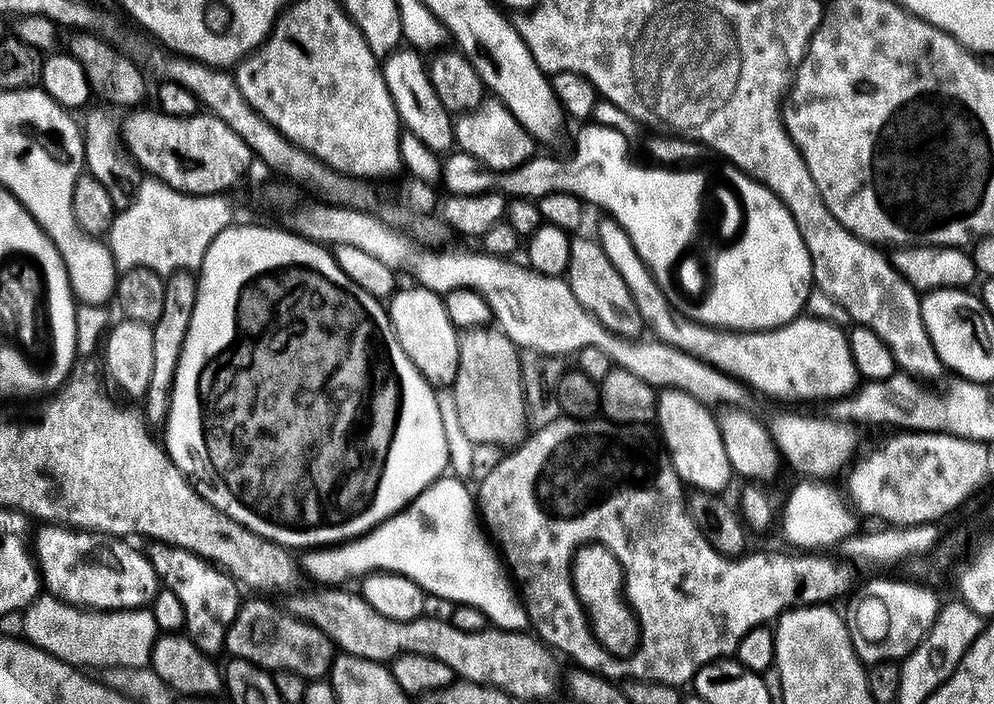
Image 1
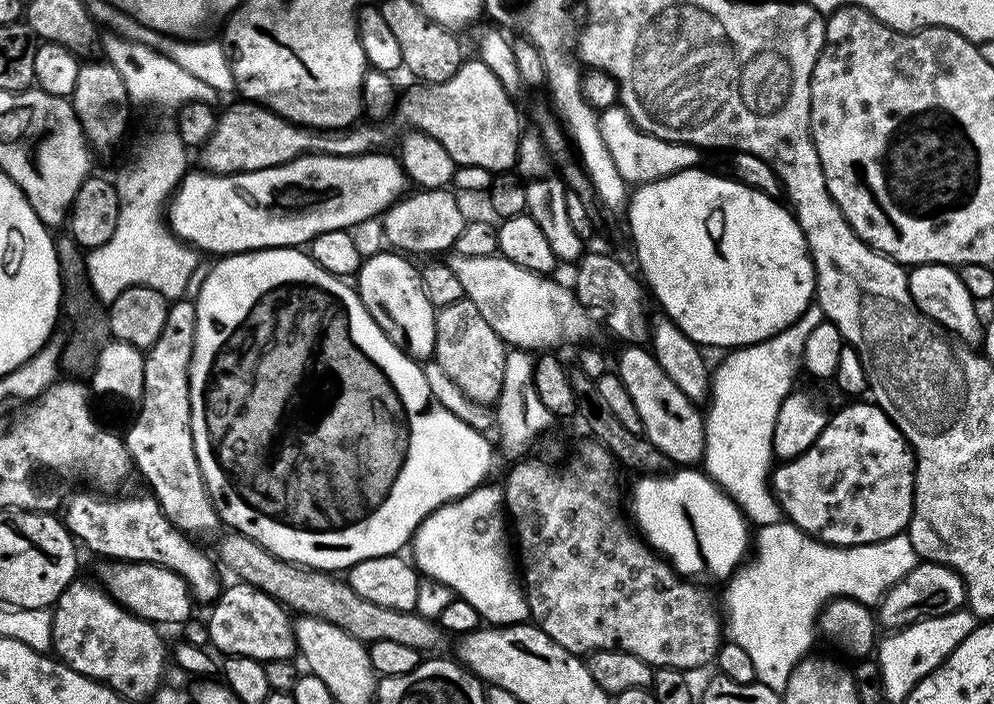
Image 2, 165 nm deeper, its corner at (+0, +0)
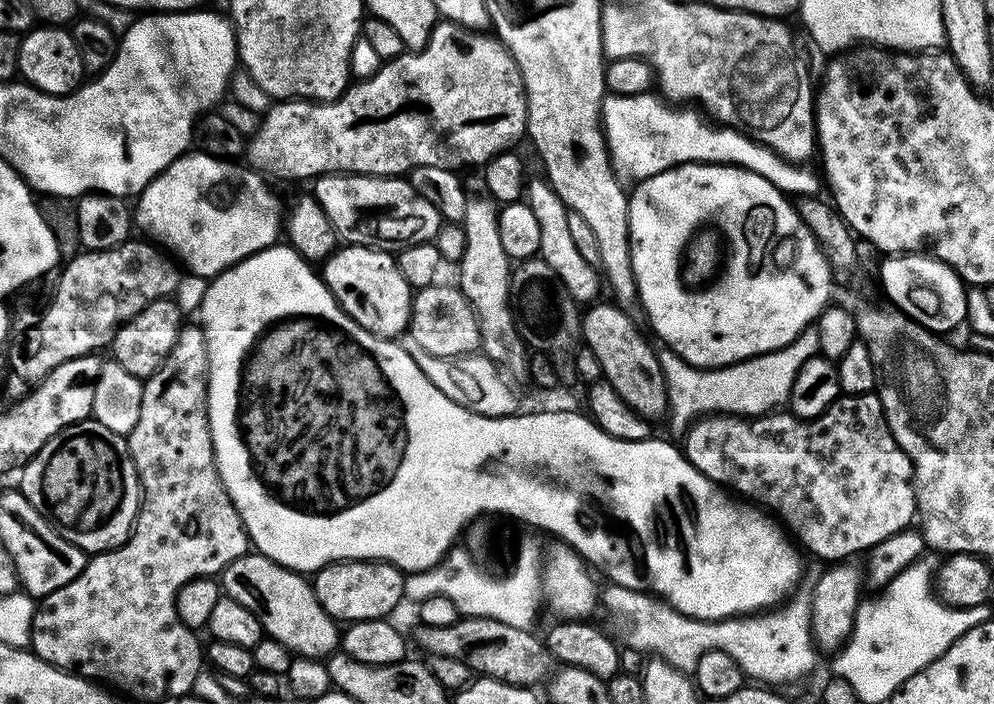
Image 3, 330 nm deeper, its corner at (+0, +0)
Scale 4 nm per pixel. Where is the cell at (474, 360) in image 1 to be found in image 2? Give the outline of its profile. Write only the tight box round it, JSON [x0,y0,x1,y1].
[434,298,510,404]

